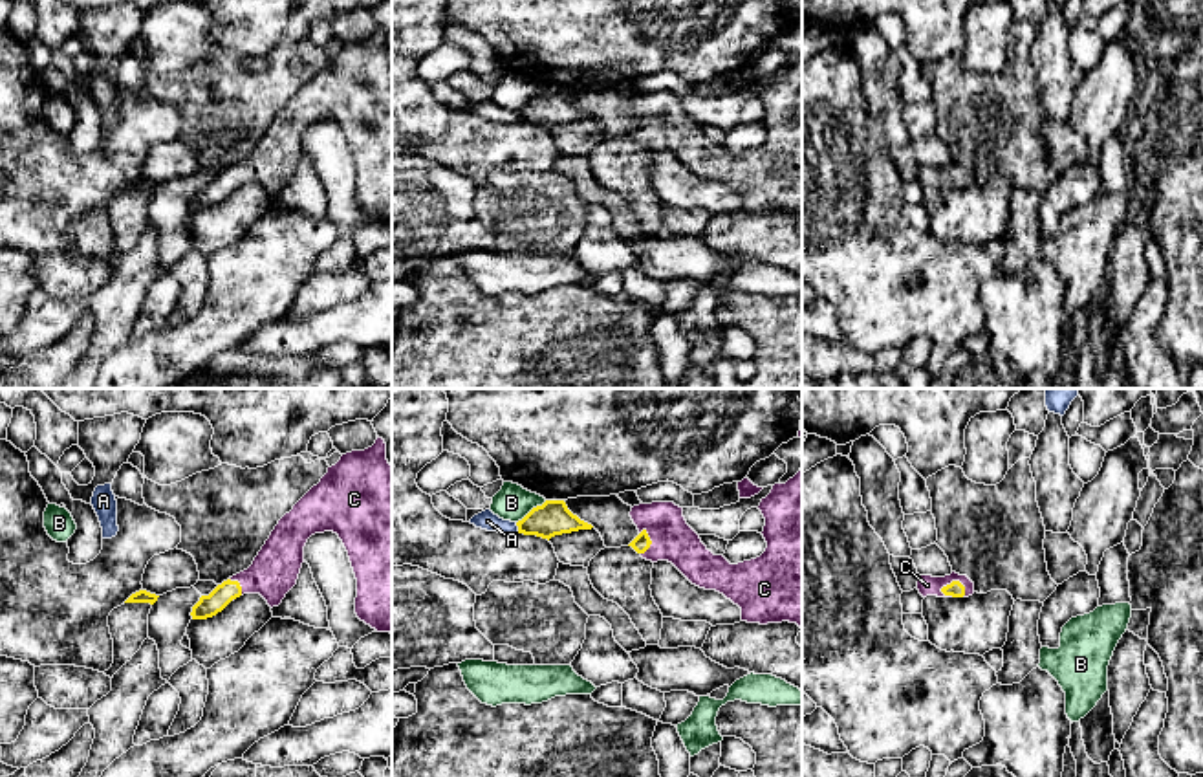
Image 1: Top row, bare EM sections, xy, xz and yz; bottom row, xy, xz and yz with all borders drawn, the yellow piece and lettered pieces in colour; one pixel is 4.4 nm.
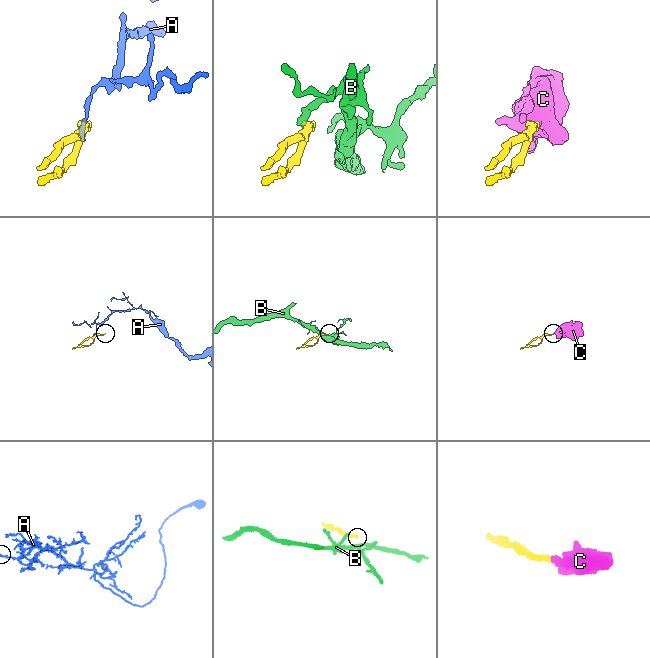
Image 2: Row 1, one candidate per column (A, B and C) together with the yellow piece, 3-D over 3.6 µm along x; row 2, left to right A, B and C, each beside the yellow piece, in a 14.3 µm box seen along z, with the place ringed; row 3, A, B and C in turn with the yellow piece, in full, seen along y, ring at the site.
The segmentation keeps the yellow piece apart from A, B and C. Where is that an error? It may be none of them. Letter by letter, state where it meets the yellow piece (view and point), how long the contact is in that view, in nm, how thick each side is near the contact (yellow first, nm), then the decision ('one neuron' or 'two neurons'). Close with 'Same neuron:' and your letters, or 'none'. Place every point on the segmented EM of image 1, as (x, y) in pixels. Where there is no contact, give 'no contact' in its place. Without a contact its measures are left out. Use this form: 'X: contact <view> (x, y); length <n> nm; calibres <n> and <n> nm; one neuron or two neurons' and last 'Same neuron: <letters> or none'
A: contact xz (519, 528); length 50 nm; calibres 150 and 80 nm; two neurons
B: contact xz (533, 508); length 170 nm; calibres 150 and 160 nm; two neurons
C: contact yz (956, 581); length 120 nm; calibres 70 and 90 nm; one neuron
Same neuron: C

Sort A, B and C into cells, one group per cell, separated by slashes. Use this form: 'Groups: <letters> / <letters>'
Groups: A / B / C

